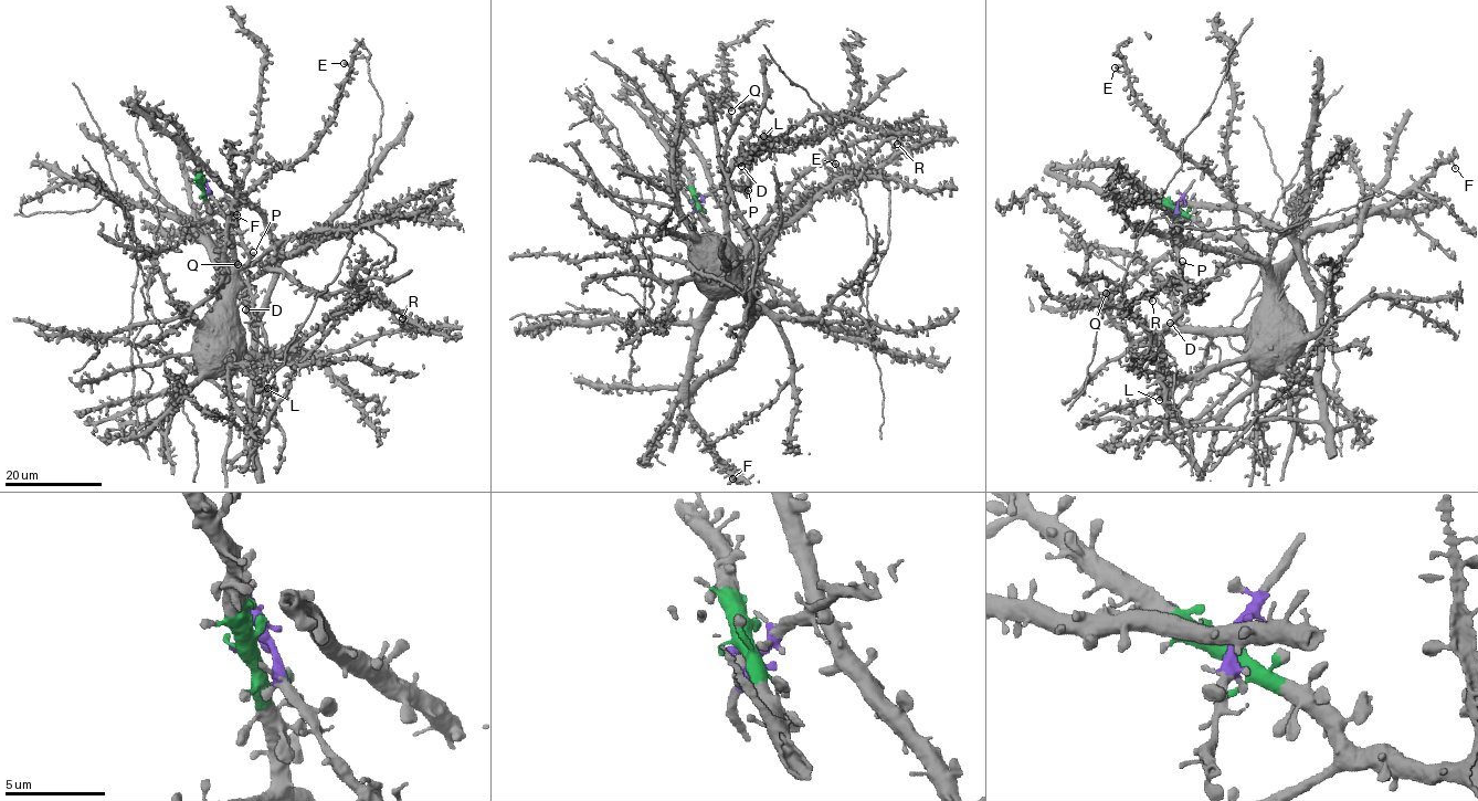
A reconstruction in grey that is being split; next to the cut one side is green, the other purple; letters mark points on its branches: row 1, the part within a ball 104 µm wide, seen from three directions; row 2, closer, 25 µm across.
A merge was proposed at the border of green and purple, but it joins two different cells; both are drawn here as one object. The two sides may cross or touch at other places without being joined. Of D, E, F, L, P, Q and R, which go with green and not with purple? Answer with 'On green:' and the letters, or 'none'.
On green: E, F, Q, R

